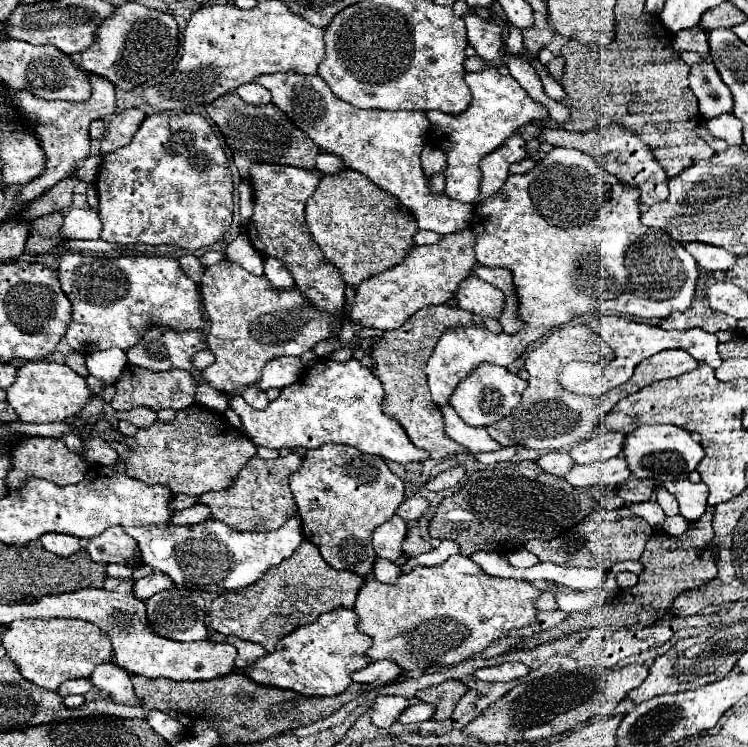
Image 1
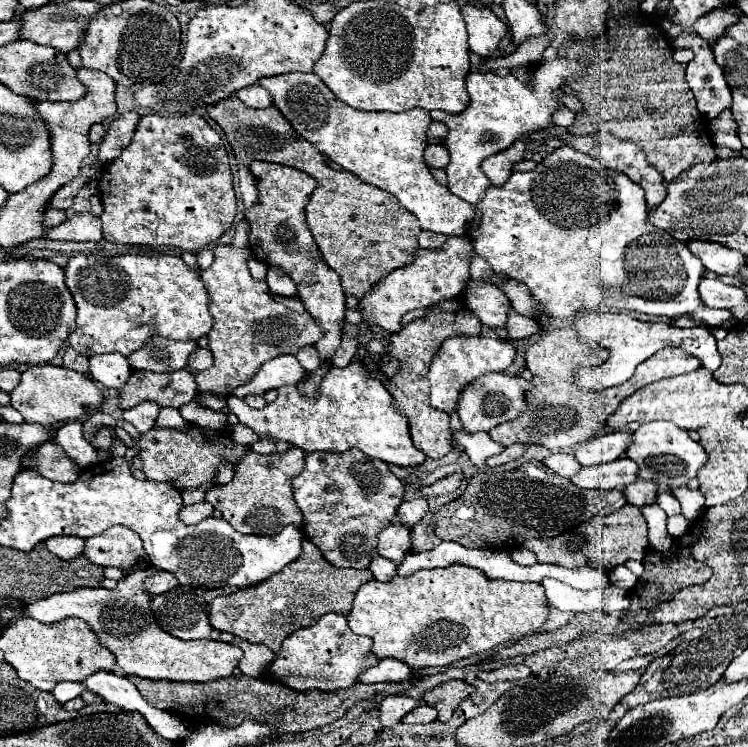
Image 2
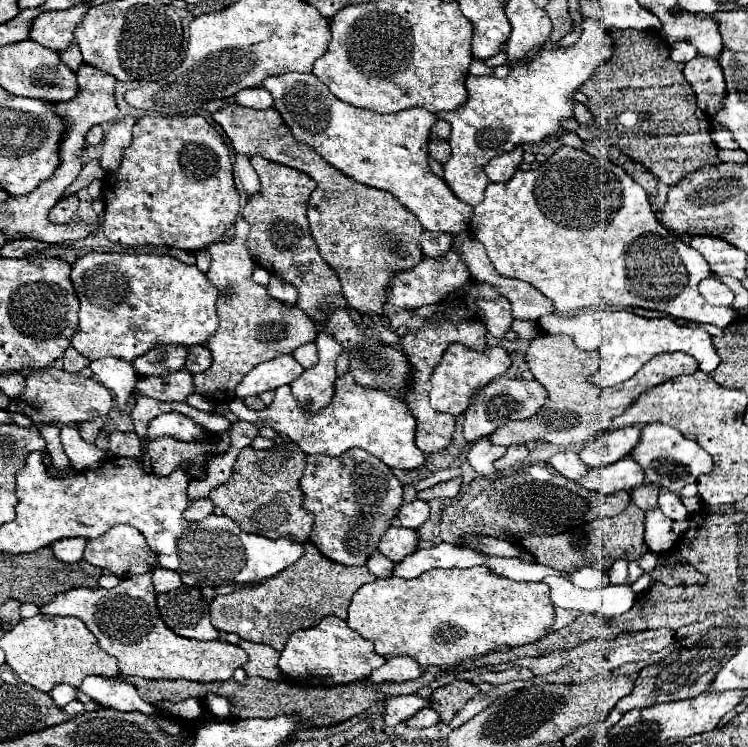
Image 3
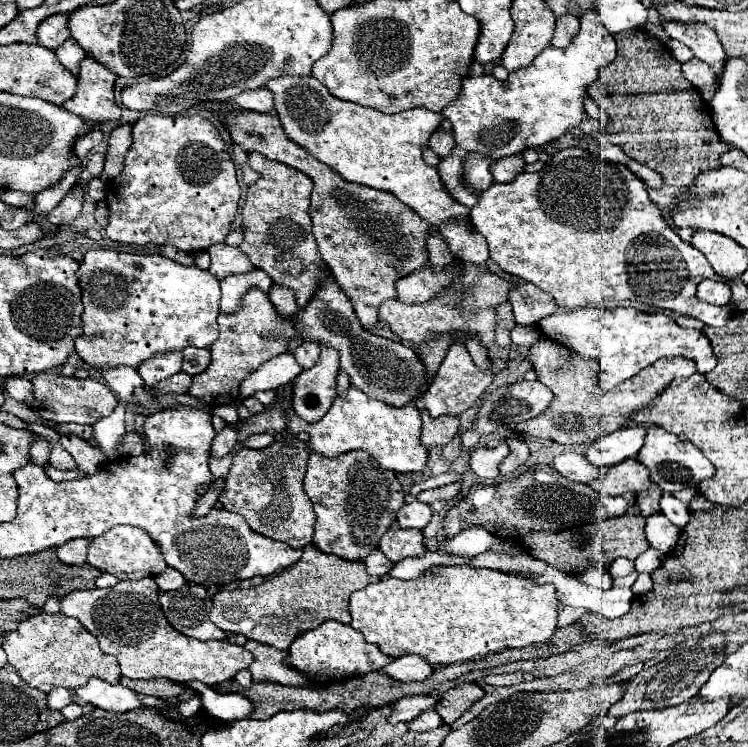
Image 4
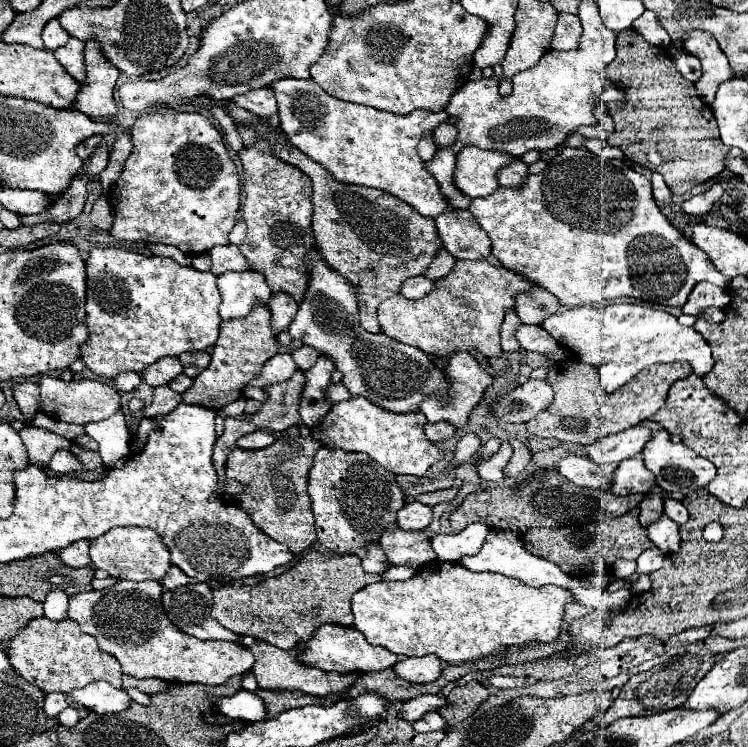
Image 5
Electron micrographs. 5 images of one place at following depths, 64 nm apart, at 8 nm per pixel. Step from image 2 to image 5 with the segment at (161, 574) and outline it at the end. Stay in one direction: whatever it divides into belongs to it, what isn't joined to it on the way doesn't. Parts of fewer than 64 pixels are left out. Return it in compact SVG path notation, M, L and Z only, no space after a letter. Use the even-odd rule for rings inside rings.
M170 566L168 574L166 574L166 576L164 576L164 580L162 580L162 586L164 586L164 588L168 588L168 590L172 590L172 588L184 586L184 584L188 584L188 582L190 582L190 578L188 578L180 568Z

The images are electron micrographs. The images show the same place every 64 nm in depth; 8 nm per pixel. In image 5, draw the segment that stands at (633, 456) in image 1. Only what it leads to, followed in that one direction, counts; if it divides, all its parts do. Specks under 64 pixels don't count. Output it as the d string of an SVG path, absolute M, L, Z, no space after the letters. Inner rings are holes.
M656 430L654 436L652 436L652 440L644 446L644 452L642 454L644 454L646 468L652 470L654 476L656 476L656 484L664 492L668 492L668 494L680 492L680 494L686 496L690 492L696 492L696 490L706 488L714 480L714 476L716 476L716 466L710 460L698 456L696 452L692 452L682 442L680 444L674 444L670 440L670 434L666 430Z

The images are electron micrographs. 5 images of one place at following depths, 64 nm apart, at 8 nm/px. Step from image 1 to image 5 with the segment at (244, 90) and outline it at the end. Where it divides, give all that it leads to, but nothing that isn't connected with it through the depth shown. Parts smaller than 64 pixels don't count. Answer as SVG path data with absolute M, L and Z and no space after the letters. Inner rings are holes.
M268 86L250 90L246 94L240 94L240 96L234 98L234 102L238 106L242 106L244 110L260 116L262 120L272 120L278 114L278 104L276 104L274 92Z

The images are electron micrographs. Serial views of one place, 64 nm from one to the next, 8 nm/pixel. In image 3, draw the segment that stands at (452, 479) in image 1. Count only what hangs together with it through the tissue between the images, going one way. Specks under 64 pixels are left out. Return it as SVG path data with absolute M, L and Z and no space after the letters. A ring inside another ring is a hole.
M454 478L450 482L442 482L442 484L436 484L428 490L422 490L418 492L418 498L428 502L428 500L434 500L434 498L454 498L460 490L460 484L462 484L462 478Z

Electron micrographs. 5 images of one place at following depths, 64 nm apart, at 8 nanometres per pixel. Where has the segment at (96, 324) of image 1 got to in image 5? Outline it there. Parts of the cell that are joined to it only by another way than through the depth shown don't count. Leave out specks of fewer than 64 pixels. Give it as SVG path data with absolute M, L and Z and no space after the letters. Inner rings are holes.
M94 248L86 260L86 324L90 338L82 344L82 360L100 378L116 378L122 372L144 372L150 364L182 352L208 350L218 340L220 328L220 292L212 272L200 272L192 266L180 266L172 258L144 256L120 248Z

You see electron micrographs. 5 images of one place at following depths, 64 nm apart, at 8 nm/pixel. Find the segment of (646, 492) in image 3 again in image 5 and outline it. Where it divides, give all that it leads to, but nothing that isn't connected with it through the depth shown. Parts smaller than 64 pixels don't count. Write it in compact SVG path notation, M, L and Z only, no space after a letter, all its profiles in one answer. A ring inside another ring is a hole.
M648 494L642 502L640 502L640 524L644 528L648 528L650 524L654 524L656 520L660 520L664 516L664 500L658 494Z

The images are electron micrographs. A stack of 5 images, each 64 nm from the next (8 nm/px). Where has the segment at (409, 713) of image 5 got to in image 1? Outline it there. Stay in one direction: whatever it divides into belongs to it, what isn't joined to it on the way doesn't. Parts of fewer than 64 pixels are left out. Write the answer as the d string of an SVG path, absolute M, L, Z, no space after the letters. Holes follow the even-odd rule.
M378 696L372 706L372 722L380 728L390 728L408 706L410 700L404 696Z

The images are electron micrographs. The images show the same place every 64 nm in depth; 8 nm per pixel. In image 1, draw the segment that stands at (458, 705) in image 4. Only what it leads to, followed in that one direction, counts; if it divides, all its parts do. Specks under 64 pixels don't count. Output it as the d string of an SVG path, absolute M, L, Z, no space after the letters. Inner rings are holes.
M446 680L438 686L432 686L432 688L426 688L426 690L420 690L416 694L418 700L422 702L428 702L436 708L434 712L434 718L436 720L448 720L452 716L452 710L454 706L458 704L458 700L468 692L468 686L464 682L458 682L458 680Z

